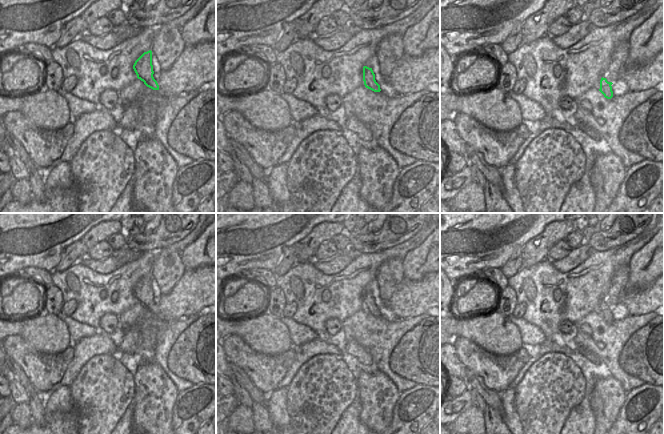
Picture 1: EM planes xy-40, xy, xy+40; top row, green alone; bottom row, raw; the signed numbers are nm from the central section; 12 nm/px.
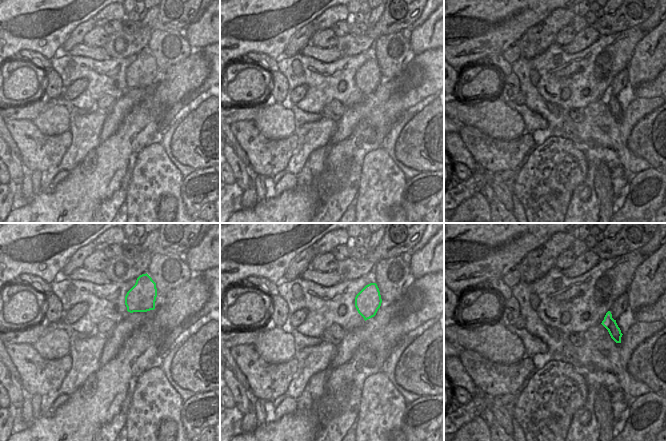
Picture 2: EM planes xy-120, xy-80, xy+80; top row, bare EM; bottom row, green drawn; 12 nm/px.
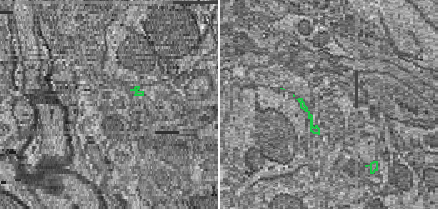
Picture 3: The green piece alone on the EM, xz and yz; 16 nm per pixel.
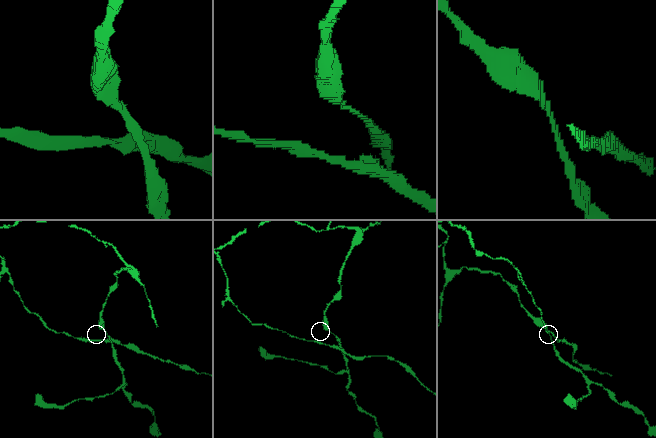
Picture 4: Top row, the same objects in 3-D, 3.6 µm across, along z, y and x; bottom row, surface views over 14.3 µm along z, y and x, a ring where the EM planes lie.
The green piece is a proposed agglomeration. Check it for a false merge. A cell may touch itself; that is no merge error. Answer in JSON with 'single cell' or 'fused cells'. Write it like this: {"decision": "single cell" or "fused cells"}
{"decision": "single cell"}

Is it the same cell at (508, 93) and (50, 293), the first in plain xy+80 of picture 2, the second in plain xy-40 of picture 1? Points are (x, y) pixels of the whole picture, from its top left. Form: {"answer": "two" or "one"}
{"answer": "one"}

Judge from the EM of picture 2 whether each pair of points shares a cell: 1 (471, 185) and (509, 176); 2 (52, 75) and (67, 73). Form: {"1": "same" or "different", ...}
{"1": "same", "2": "different"}

